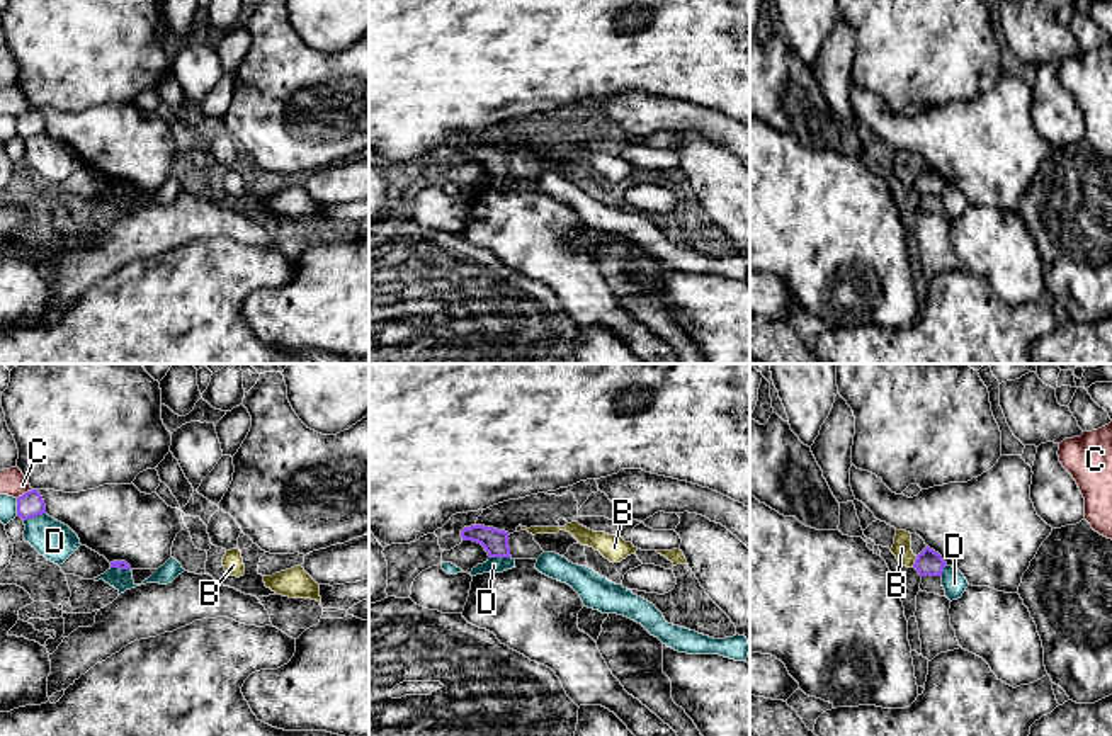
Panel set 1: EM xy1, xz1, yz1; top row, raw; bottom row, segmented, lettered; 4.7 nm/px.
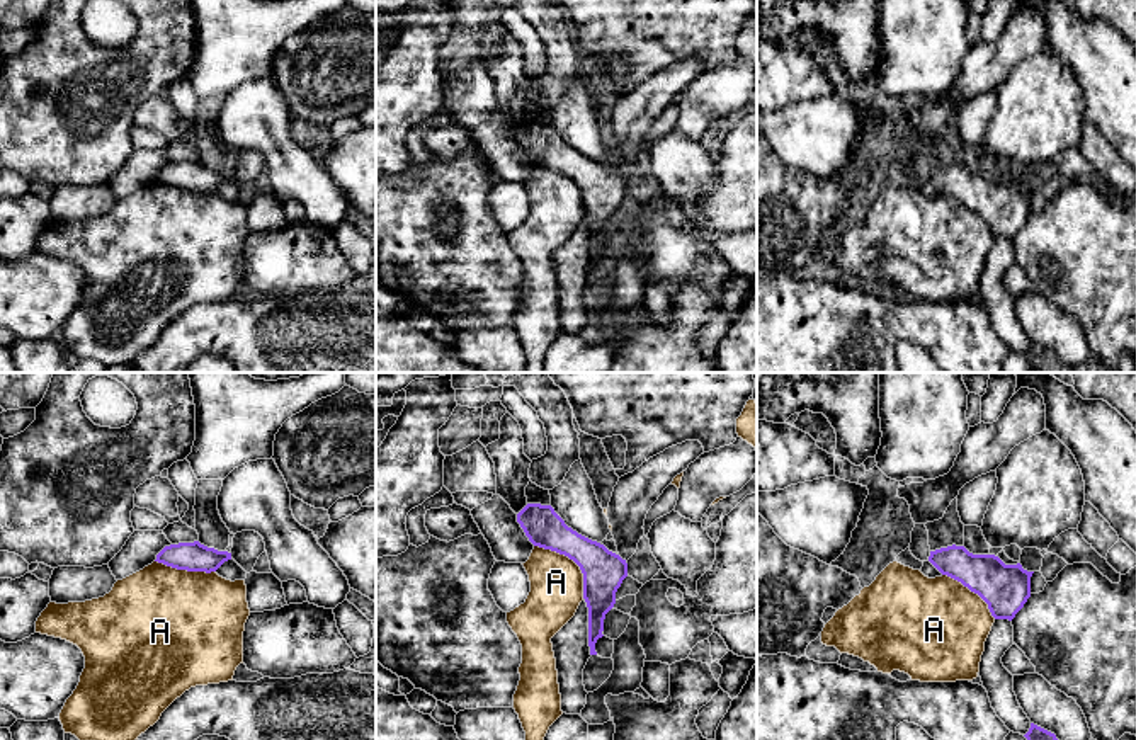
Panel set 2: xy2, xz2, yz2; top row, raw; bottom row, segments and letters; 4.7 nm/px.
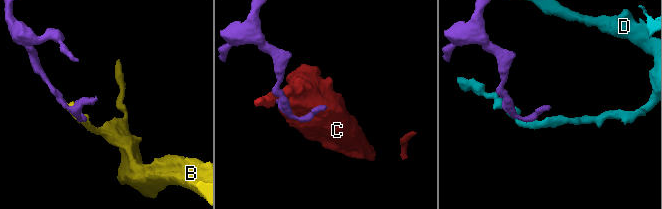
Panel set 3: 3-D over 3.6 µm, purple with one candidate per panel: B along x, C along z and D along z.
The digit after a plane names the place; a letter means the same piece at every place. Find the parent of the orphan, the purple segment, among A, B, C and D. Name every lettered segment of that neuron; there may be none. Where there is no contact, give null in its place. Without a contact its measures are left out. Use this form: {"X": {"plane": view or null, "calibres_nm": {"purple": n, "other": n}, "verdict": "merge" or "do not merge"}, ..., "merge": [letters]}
{"A": {"plane": "xz2", "calibres_nm": {"purple": 190, "other": 260}, "verdict": "do not merge"}, "B": {"plane": "yz1", "calibres_nm": {"purple": 120, "other": 90}, "verdict": "do not merge"}, "C": {"plane": "xy1", "calibres_nm": {"purple": 120, "other": 120}, "verdict": "do not merge"}, "D": {"plane": "xy1", "calibres_nm": {"purple": 120, "other": 180}, "verdict": "do not merge"}, "merge": []}

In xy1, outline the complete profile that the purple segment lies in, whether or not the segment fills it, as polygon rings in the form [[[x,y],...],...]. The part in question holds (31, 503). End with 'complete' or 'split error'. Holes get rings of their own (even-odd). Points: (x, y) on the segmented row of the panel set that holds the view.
[[[31,490],[17,498],[17,517],[22,520],[46,513],[46,505],[37,490]]] | complete

